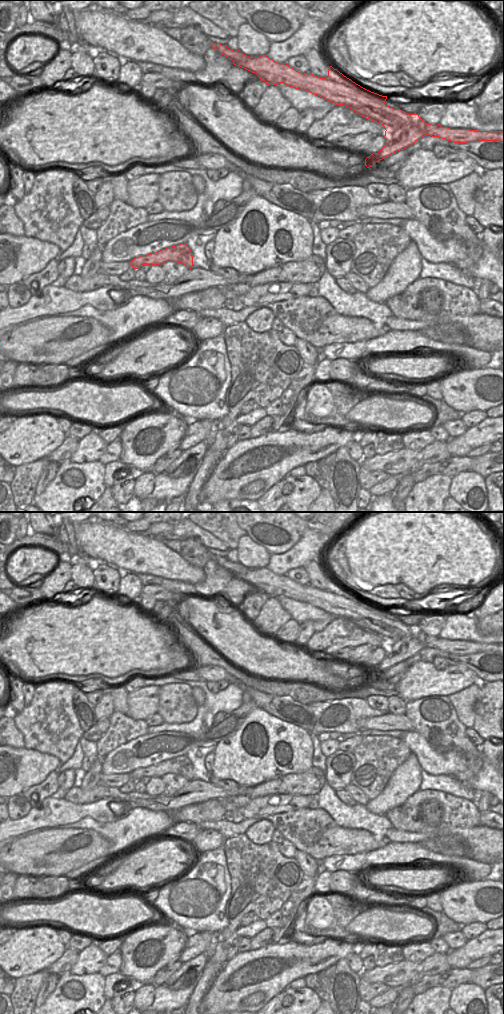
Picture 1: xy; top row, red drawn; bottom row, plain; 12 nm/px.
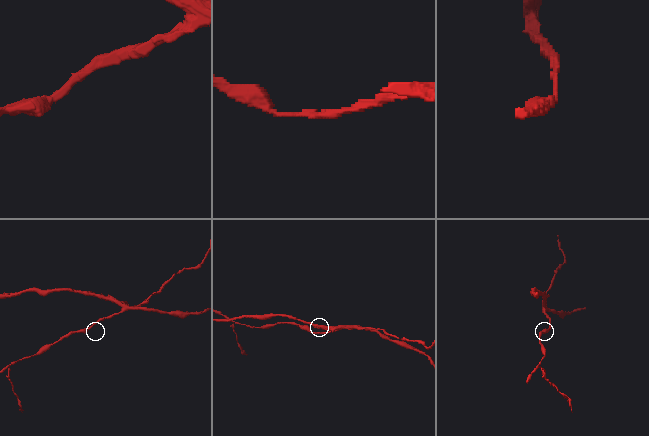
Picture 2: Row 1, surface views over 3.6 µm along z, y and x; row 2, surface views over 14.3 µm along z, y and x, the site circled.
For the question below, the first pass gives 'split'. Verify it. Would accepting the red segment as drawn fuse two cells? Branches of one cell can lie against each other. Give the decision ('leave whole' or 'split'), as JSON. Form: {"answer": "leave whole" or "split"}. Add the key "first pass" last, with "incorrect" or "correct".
{"answer": "split", "first pass": "correct"}

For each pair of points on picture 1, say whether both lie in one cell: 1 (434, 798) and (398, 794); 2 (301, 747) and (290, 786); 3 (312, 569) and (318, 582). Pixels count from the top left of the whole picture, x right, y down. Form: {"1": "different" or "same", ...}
{"1": "different", "2": "different", "3": "same"}

